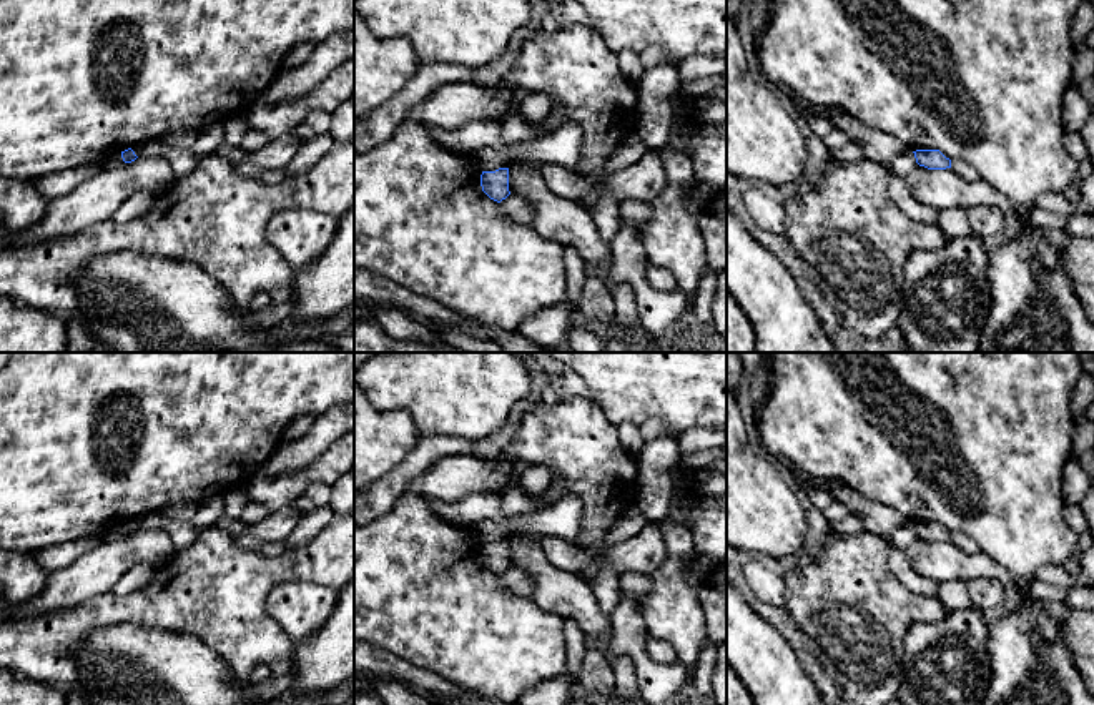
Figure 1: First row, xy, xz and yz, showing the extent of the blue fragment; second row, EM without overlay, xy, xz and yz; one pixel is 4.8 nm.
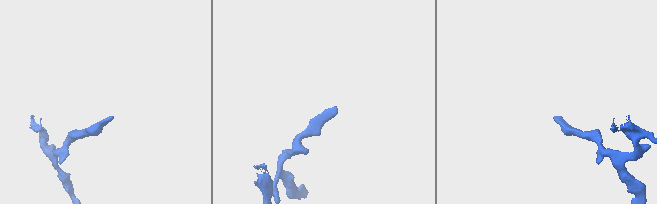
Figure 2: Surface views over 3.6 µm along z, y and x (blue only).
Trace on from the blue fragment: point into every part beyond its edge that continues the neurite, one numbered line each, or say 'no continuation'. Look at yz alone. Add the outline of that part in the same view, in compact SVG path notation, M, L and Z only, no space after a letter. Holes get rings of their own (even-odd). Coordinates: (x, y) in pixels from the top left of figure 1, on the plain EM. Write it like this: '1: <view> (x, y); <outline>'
no continuation

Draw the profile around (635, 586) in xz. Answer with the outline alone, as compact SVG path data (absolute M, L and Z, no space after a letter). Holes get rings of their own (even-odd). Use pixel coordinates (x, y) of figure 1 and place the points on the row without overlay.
M628 572L620 577L620 587L625 597L630 597L640 602L645 595L652 592L653 582L648 577L648 574Z

